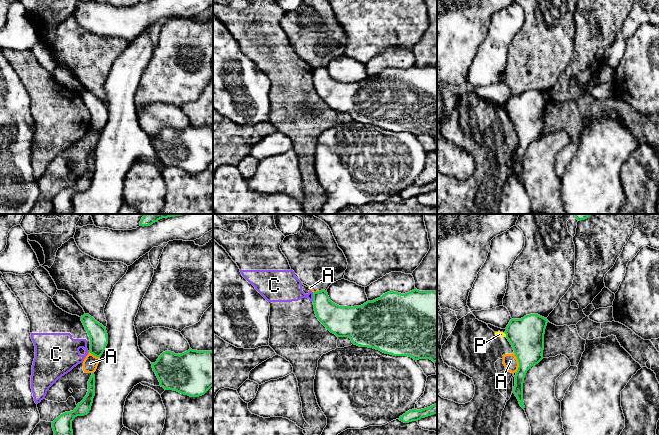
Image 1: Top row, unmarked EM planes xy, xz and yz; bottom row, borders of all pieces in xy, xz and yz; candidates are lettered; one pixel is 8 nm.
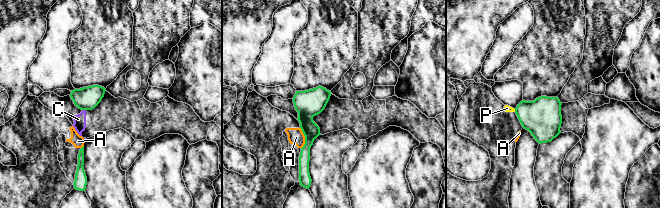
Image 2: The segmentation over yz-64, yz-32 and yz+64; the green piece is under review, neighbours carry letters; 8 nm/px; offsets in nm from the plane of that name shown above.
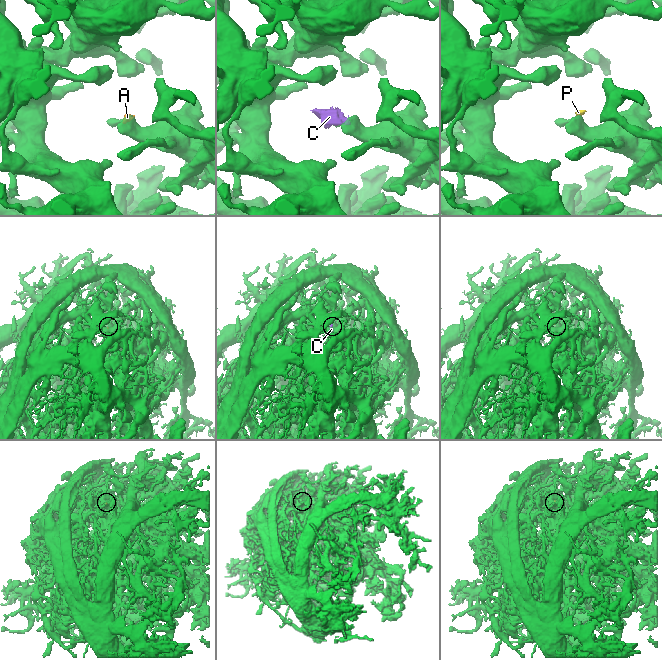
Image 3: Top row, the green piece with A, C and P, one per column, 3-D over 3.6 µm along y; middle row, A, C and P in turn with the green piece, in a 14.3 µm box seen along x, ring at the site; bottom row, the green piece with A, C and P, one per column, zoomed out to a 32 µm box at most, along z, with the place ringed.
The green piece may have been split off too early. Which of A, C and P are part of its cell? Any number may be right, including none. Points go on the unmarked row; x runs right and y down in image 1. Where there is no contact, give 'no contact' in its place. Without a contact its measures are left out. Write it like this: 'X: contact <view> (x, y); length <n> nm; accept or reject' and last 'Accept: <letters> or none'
A: contact yz (518, 137); length 170 nm; reject
C: contact xz (313, 73); length 70 nm; reject
P: contact yz (506, 111); length 40 nm; reject
Accept: none

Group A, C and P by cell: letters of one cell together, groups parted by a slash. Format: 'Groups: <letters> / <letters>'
Groups: A P / C

